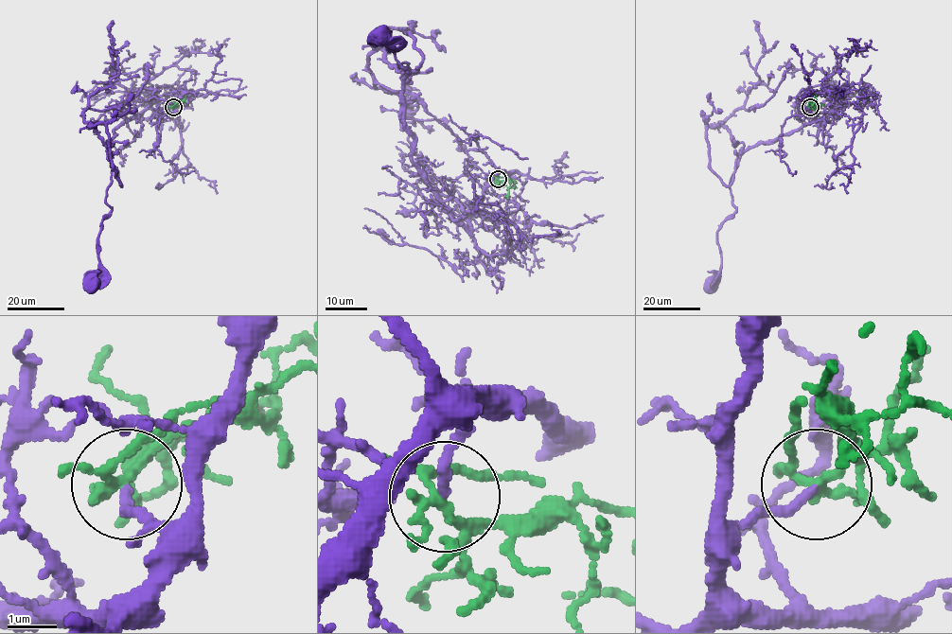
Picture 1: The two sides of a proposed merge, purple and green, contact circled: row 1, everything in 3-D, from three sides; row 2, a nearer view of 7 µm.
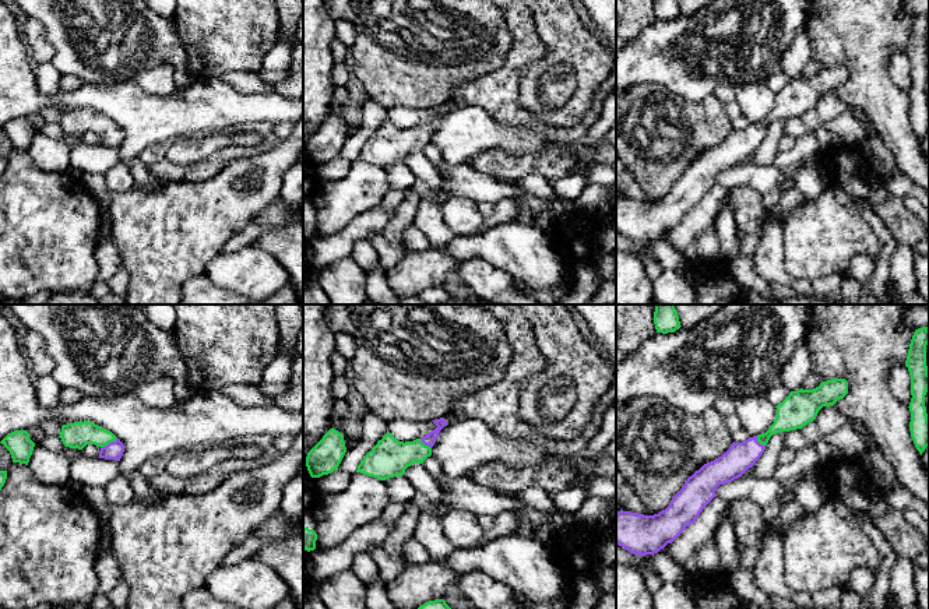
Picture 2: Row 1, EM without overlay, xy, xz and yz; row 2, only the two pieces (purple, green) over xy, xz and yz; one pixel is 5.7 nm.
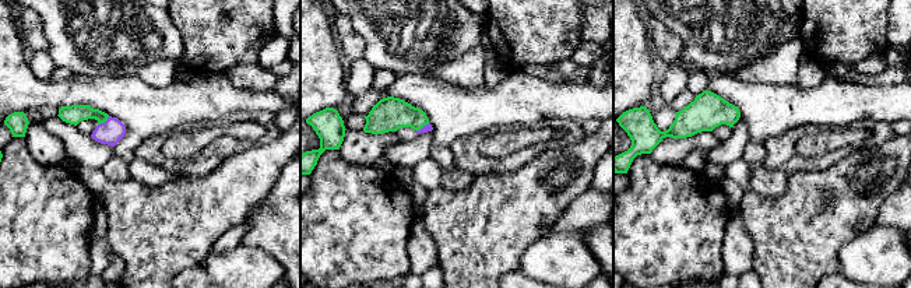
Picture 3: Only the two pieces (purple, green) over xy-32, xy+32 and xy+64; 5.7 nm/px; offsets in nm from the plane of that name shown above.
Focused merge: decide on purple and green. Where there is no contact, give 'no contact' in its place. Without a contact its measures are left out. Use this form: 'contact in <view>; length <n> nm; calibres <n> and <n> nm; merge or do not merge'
contact in xy; length 110 nm; calibres 100 and 150 nm; merge

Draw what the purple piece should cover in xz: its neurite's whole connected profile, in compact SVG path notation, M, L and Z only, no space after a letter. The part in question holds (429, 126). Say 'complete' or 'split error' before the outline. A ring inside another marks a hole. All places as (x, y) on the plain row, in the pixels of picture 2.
split error; M444 105L432 108L437 115L422 126L414 129L398 129L390 119L363 144L356 159L386 168L394 163L402 163L405 156L415 149L423 148L432 142L432 134L439 124L440 117L447 113Z

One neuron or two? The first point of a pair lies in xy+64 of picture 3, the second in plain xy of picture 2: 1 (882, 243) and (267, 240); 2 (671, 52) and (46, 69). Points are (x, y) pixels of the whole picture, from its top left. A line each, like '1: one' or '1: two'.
1: two
2: two

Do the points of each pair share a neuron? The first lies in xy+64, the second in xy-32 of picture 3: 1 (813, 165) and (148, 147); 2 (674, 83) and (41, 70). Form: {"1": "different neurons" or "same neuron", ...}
{"1": "same neuron", "2": "same neuron"}

